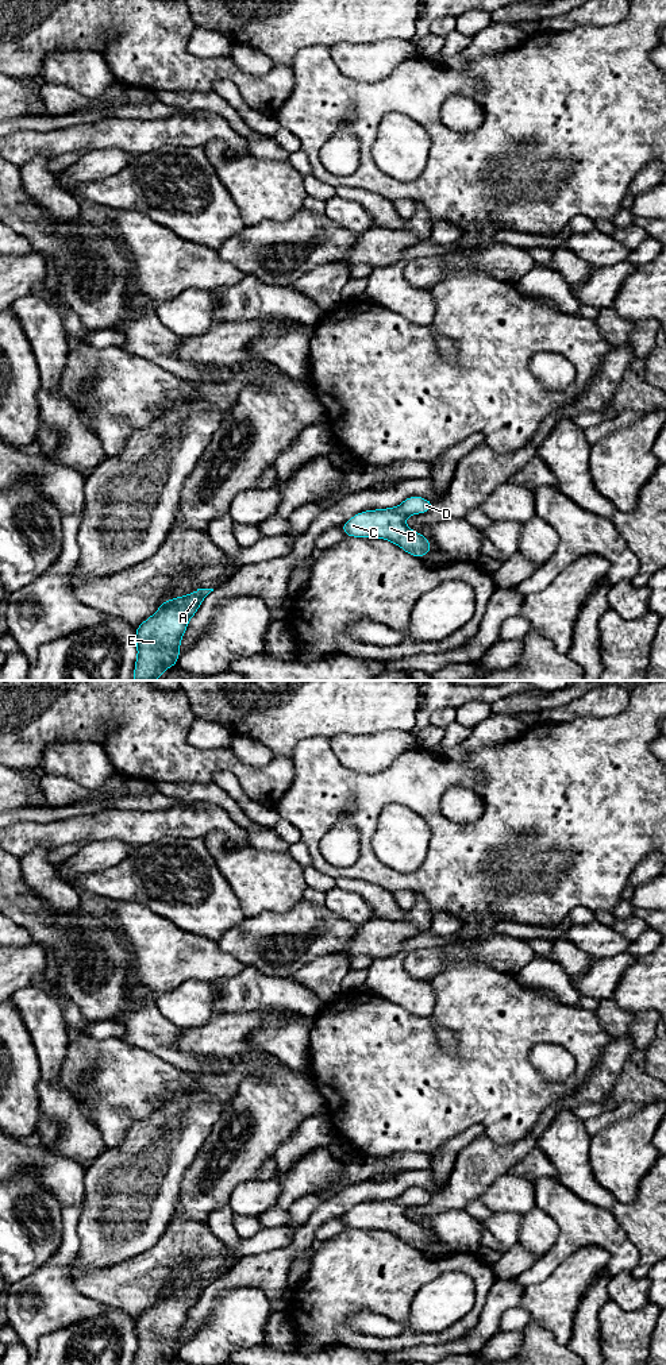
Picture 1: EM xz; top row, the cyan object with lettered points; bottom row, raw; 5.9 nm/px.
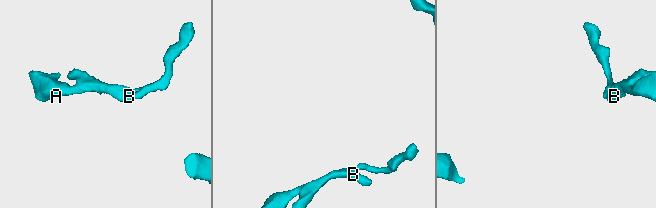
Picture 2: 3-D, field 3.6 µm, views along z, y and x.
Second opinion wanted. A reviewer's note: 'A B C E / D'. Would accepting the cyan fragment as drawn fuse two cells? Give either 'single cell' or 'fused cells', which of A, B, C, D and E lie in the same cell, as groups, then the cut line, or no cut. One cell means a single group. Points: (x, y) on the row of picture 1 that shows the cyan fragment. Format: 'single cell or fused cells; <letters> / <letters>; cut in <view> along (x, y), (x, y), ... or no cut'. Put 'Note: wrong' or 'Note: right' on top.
Note: wrong
single cell; A B C D E; no cut

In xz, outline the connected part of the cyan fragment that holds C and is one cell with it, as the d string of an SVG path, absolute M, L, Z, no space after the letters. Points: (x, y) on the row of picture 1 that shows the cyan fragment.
M412 496L396 508L363 510L340 525L350 537L378 537L389 540L407 554L421 559L432 551L431 543L420 532L412 531L404 520L411 514L427 513L434 501Z

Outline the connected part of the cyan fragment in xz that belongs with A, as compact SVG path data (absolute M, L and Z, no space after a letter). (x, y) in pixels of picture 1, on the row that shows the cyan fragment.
M197 589L188 595L165 601L135 628L138 656L132 680L157 680L166 668L176 667L189 620L211 591L213 589Z

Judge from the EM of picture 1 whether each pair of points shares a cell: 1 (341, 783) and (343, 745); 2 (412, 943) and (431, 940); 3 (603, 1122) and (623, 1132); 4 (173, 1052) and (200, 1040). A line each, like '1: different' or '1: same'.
1: different
2: same
3: different
4: different

